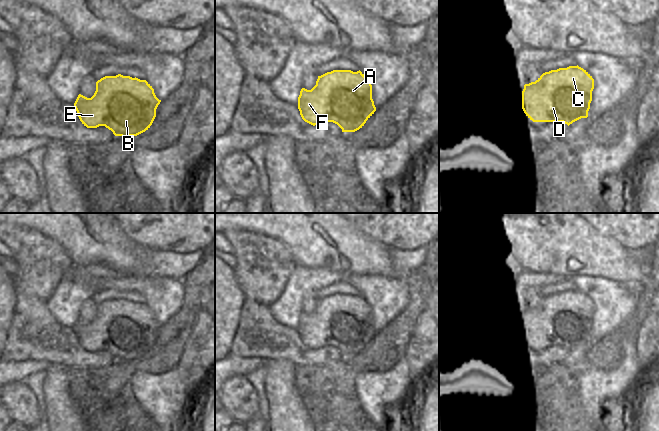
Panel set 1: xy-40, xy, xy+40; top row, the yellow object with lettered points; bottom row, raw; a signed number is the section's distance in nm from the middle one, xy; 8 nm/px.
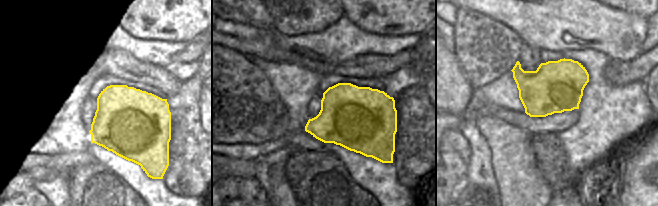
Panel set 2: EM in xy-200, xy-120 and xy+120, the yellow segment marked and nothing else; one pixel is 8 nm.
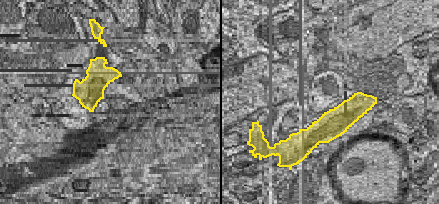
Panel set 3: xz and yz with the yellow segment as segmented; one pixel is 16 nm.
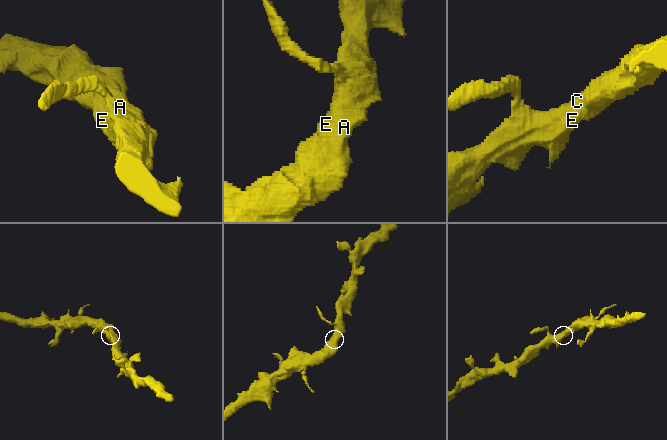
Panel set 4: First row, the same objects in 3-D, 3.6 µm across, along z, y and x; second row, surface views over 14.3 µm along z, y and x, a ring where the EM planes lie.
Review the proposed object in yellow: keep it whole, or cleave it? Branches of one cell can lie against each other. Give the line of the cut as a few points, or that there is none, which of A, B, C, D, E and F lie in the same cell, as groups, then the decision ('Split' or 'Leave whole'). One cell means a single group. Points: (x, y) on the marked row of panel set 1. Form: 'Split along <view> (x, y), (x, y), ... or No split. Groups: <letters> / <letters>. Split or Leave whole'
No split. Groups: A B C D E F. Leave whole.

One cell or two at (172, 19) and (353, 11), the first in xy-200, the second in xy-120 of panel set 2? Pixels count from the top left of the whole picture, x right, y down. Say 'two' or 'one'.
one

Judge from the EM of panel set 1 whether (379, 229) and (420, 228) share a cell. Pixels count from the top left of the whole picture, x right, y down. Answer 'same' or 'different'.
same

